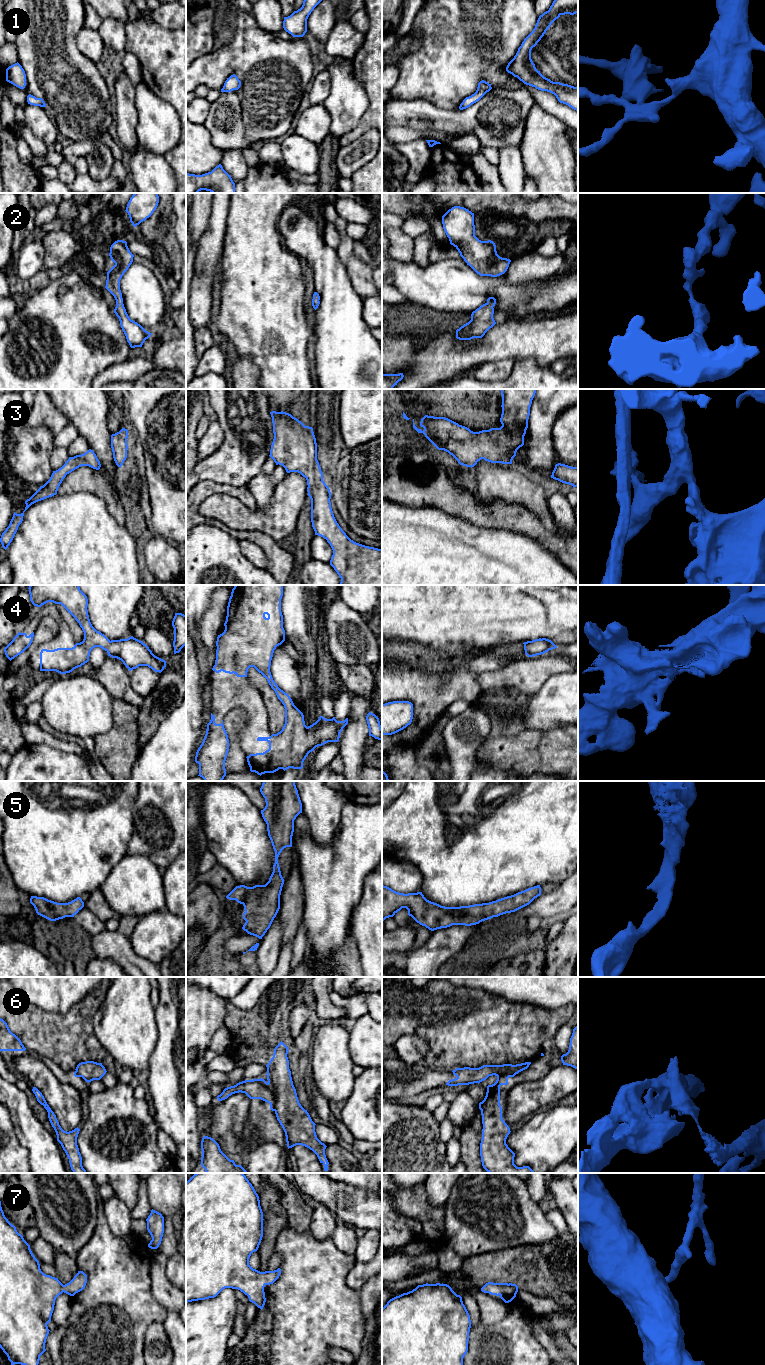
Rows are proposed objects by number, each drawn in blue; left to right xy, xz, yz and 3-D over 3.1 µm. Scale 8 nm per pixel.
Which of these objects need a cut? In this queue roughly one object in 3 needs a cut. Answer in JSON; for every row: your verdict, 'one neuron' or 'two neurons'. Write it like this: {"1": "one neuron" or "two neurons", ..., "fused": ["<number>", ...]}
{"1": "one neuron", "2": "one neuron", "3": "one neuron", "4": "one neuron", "5": "one neuron", "6": "two neurons", "7": "one neuron", "fused": ["6"]}

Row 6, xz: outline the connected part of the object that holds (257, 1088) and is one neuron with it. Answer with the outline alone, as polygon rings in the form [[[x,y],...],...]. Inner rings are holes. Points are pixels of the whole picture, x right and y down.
[[[264,1079],[245,1080],[234,1086],[227,1087],[217,1096],[218,1101],[227,1099],[235,1093],[245,1093],[250,1099],[261,1099],[270,1104],[270,1109],[275,1109],[275,1096],[269,1083]]]

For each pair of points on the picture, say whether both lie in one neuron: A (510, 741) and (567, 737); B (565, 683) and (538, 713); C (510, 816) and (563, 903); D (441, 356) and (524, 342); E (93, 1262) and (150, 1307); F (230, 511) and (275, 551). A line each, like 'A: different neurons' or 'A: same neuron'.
A: same neuron
B: same neuron
C: different neurons
D: same neuron
E: same neuron
F: different neurons

